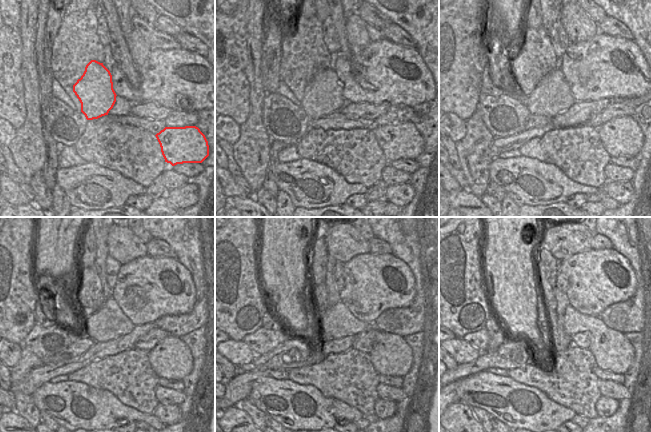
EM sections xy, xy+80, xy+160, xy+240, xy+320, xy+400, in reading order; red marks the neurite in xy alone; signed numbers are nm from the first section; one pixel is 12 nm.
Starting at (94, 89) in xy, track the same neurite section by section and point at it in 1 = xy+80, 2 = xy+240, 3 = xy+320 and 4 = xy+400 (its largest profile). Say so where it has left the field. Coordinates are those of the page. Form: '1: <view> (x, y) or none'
1: xy+80 (323, 95)
2: xy+240 (109, 322)
3: xy+320 (337, 322)
4: xy+400 (612, 351)

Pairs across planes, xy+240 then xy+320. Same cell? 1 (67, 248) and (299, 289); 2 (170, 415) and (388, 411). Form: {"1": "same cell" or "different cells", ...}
{"1": "same cell", "2": "same cell"}

